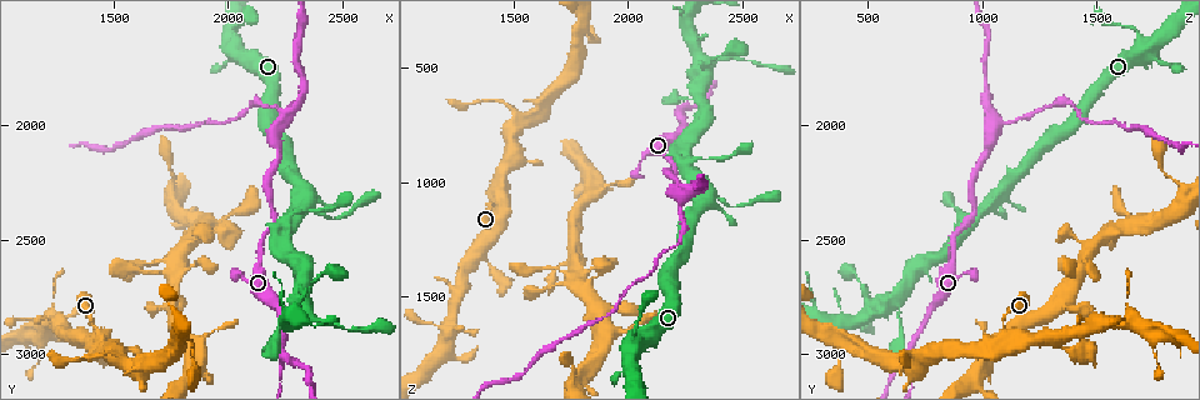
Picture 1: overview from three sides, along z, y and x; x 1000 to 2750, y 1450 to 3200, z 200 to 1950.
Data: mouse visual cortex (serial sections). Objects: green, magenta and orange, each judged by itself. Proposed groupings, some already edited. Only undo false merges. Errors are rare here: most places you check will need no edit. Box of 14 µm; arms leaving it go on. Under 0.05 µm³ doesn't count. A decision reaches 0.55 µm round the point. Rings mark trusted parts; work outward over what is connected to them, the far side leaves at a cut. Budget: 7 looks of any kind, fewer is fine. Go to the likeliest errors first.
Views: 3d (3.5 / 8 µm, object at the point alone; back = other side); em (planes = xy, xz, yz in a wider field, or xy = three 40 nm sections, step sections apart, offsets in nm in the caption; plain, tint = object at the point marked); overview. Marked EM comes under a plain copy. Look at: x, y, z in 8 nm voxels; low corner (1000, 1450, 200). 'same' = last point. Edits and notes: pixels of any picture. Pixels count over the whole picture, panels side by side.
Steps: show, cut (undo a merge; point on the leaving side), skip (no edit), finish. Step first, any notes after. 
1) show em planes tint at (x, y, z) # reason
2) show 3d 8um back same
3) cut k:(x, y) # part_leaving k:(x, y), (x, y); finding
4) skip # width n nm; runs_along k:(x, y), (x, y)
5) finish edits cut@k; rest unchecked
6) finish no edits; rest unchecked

show 3d 8um at (2240, 3000, 670) # three arms meet

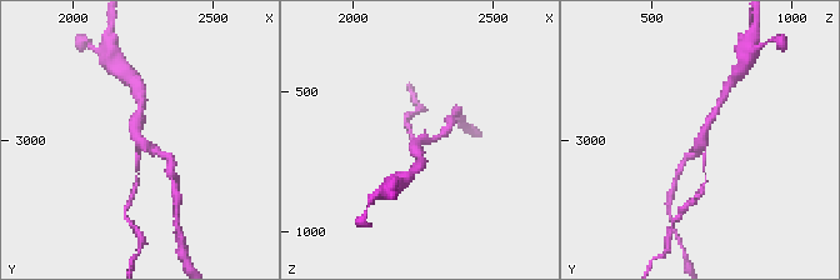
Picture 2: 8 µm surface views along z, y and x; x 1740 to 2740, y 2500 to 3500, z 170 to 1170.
show em xy step 1 tint at (2240, 3000, 670) # arms 3; arm_widths 150, 200, 200 nm; need the tissue

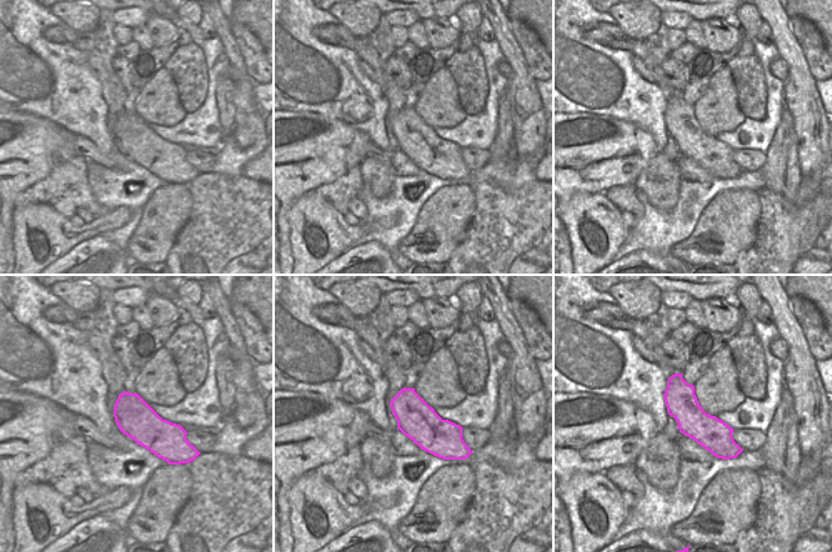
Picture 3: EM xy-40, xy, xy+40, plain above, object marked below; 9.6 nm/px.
cut 2:(138, 168) # a second cell is stuck on

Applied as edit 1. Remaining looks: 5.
show overview

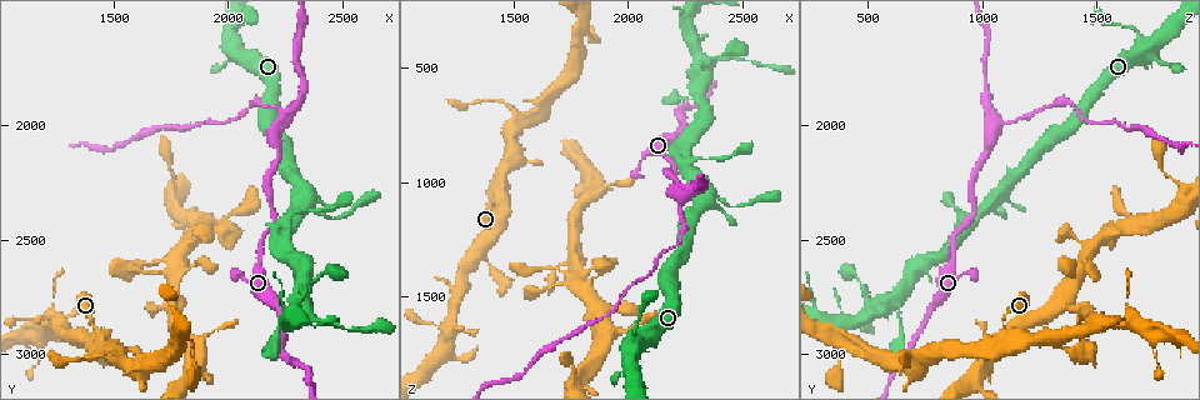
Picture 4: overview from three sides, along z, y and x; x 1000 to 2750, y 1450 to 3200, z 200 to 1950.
show 3d 8um at (2230, 2000, 1060) # branch point

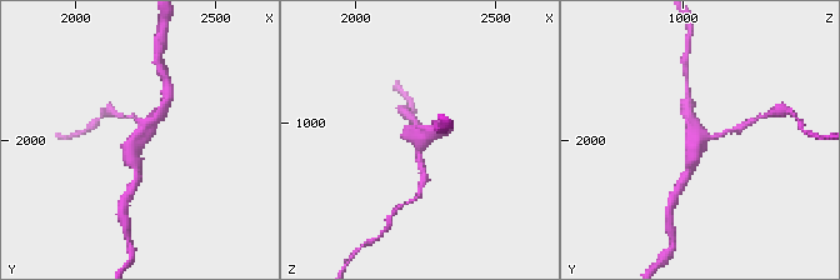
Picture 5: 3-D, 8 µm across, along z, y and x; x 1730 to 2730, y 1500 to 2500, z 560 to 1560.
show em planes tint at (2230, 2000, 1070) # shape alone is not enough

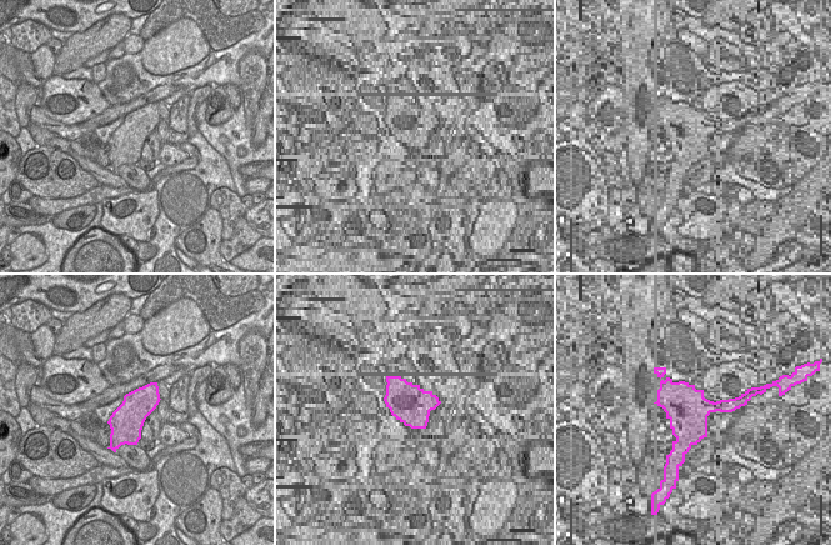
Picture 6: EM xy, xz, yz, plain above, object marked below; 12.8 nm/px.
skip # runs_along 5:(689, 171), (701, 138), (734, 129); one cell here

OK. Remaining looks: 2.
show 3d 8um back at (2360, 2370, 1050) # abrupt turn

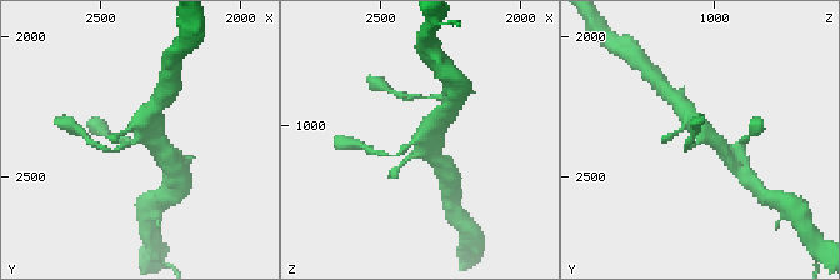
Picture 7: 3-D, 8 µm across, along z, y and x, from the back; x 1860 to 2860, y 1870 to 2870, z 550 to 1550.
show em planes tint at (2370, 2360, 1050)

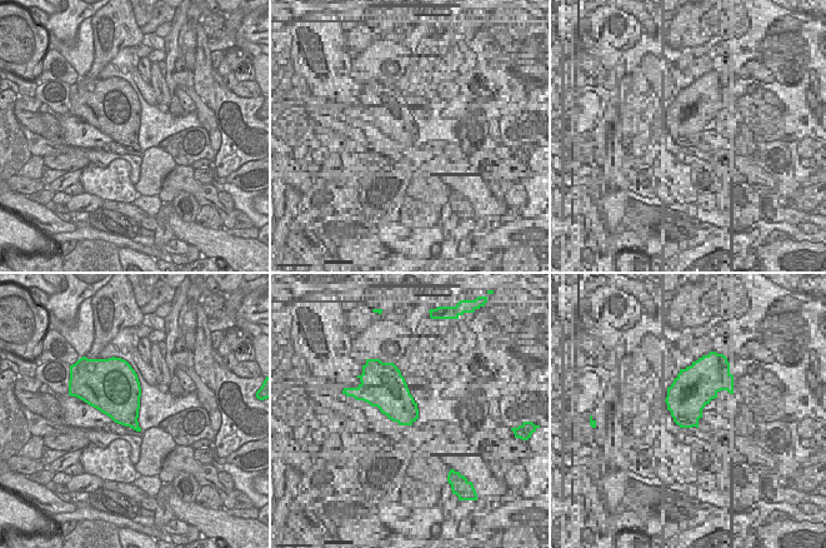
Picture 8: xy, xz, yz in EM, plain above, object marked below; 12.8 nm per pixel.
skip # runs_along 7:(676, 99), (701, 130), (721, 146); one cell here

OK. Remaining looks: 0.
finish edits cut@2; rest unchecked

